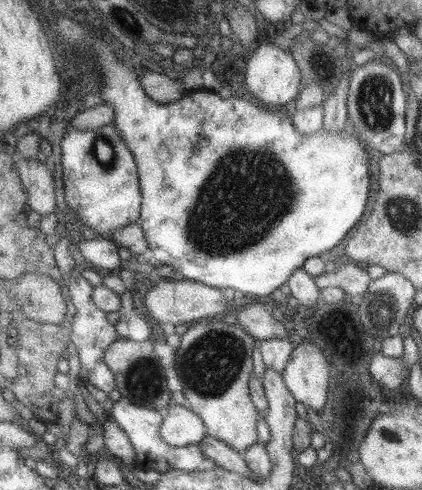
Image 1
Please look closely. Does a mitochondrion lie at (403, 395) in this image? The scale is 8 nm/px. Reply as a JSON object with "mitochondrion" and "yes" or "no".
{"mitochondrion":"no"}

